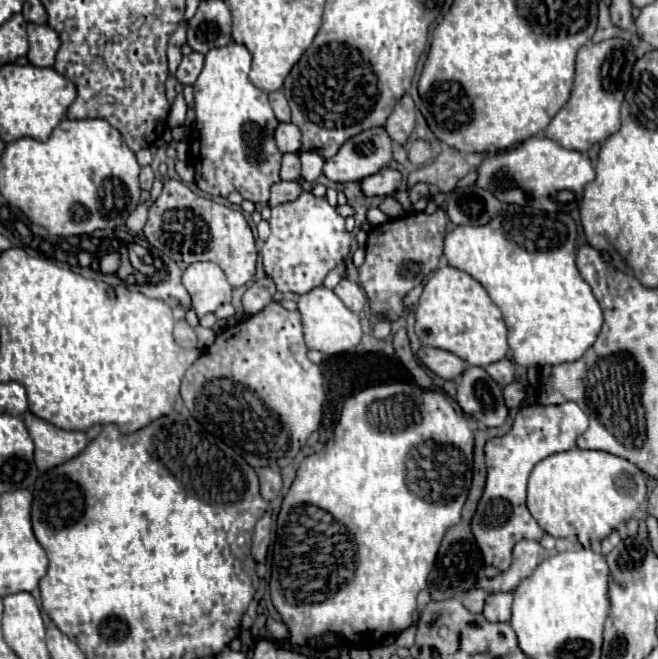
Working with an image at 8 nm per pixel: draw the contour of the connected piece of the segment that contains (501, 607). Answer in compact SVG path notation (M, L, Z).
M491 593L485 599L483 617L489 623L509 621L509 617L511 617L511 601L513 601L513 593Z

